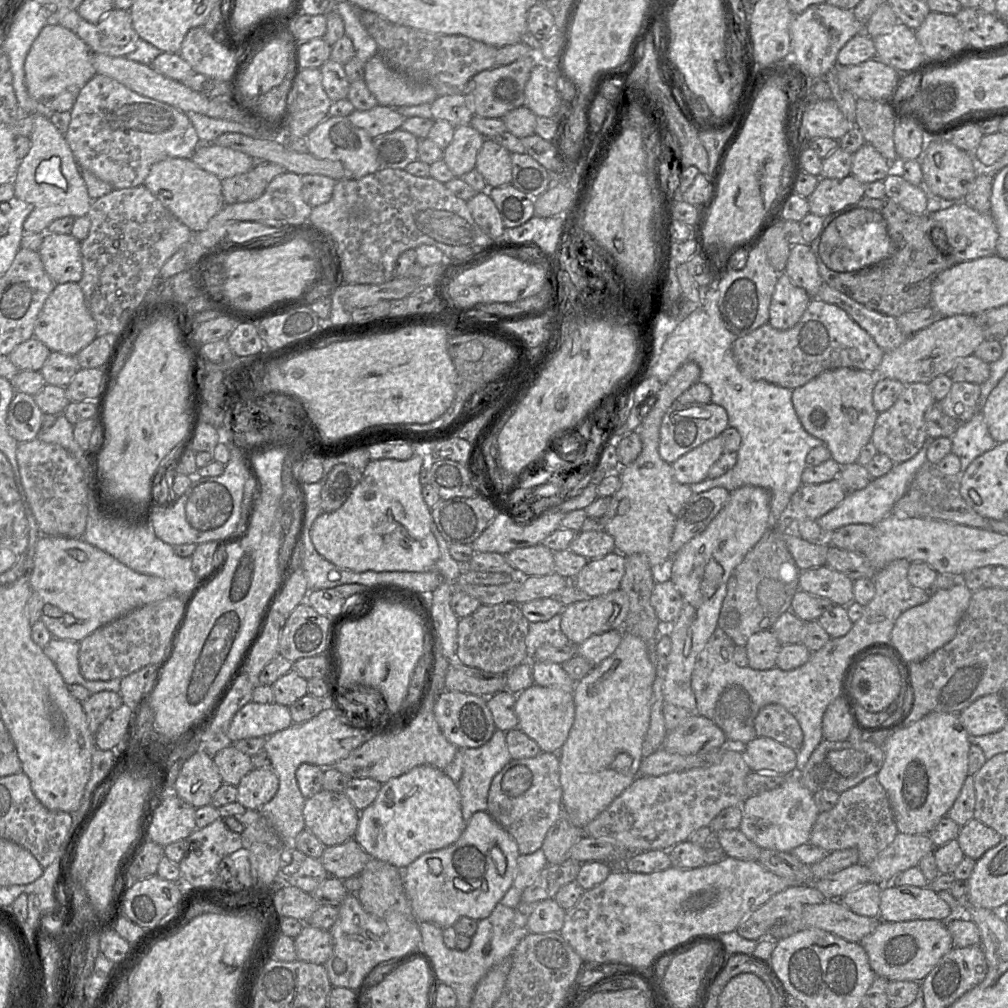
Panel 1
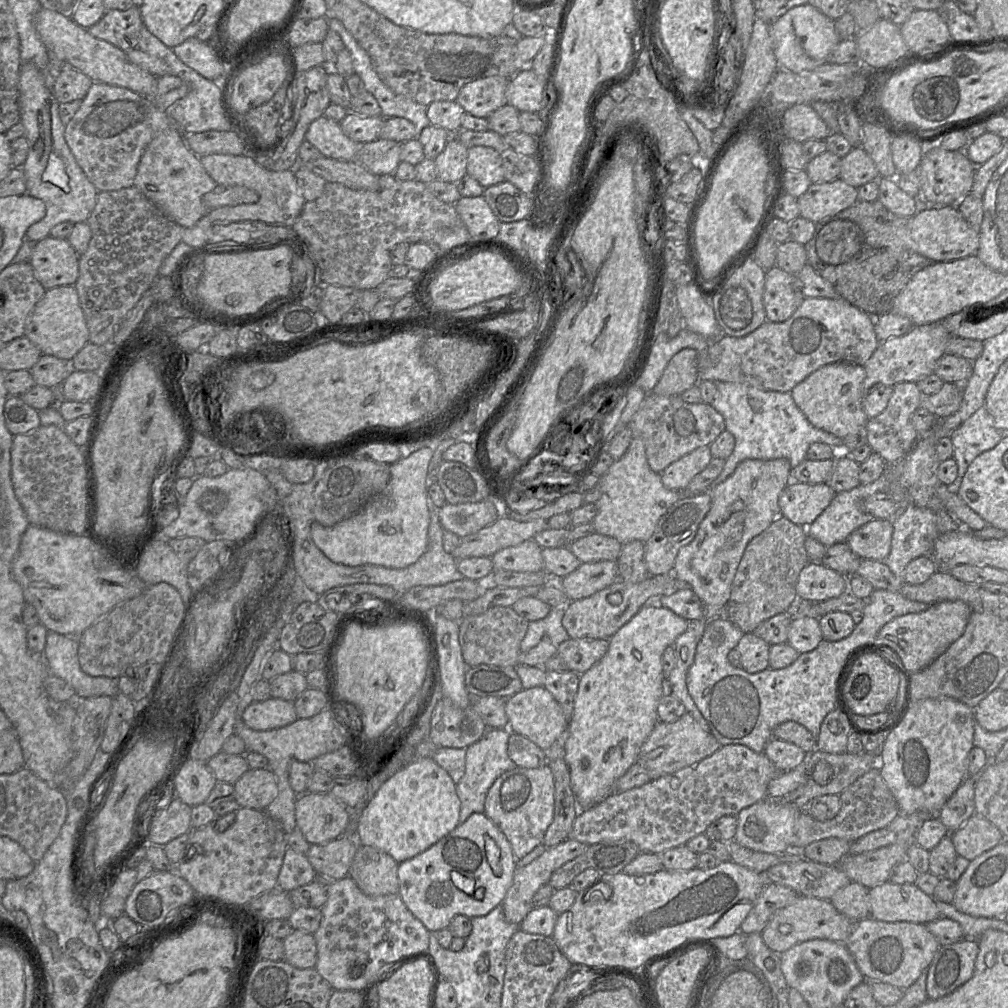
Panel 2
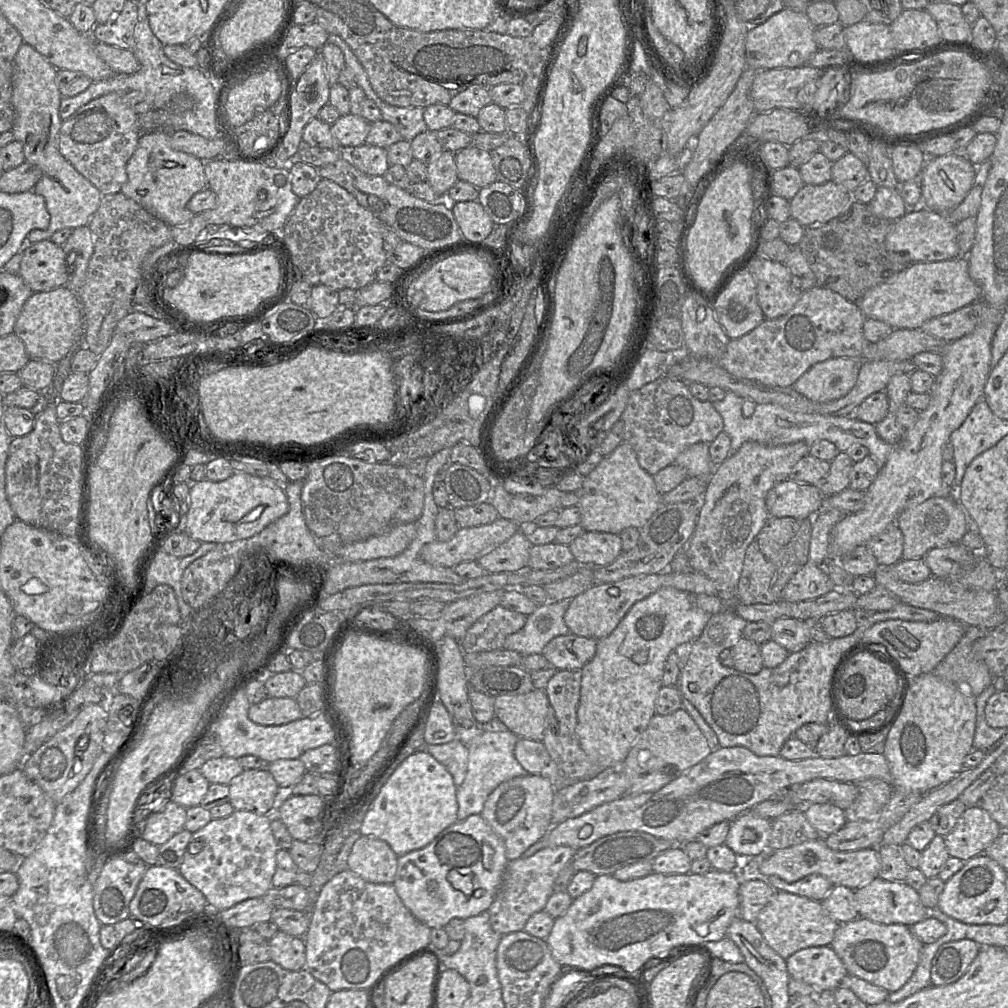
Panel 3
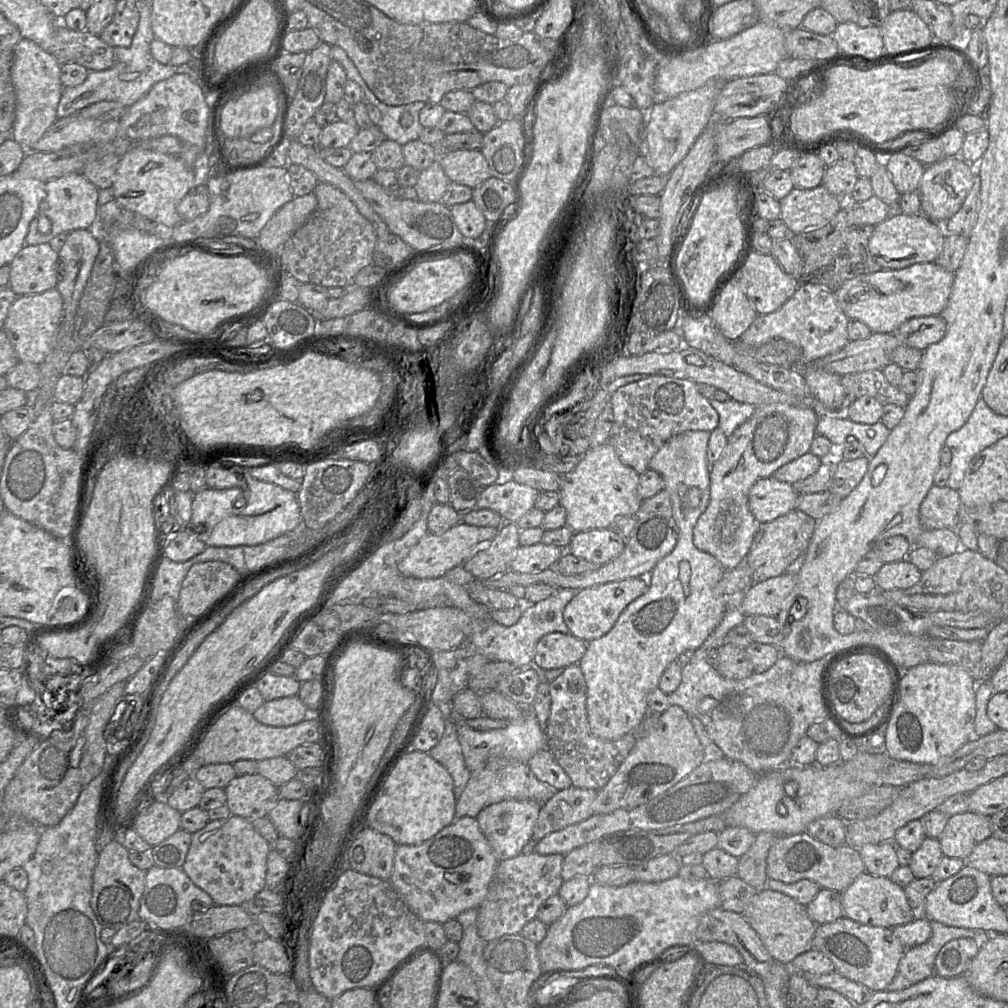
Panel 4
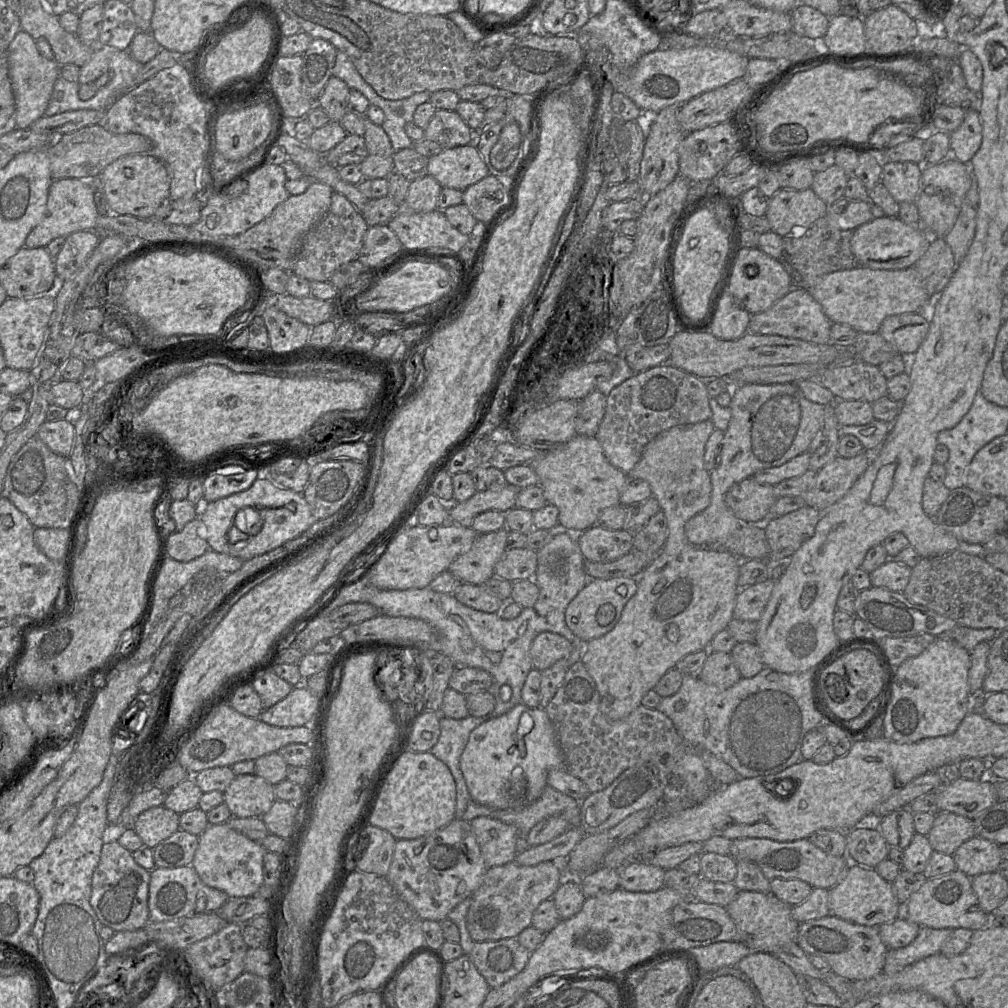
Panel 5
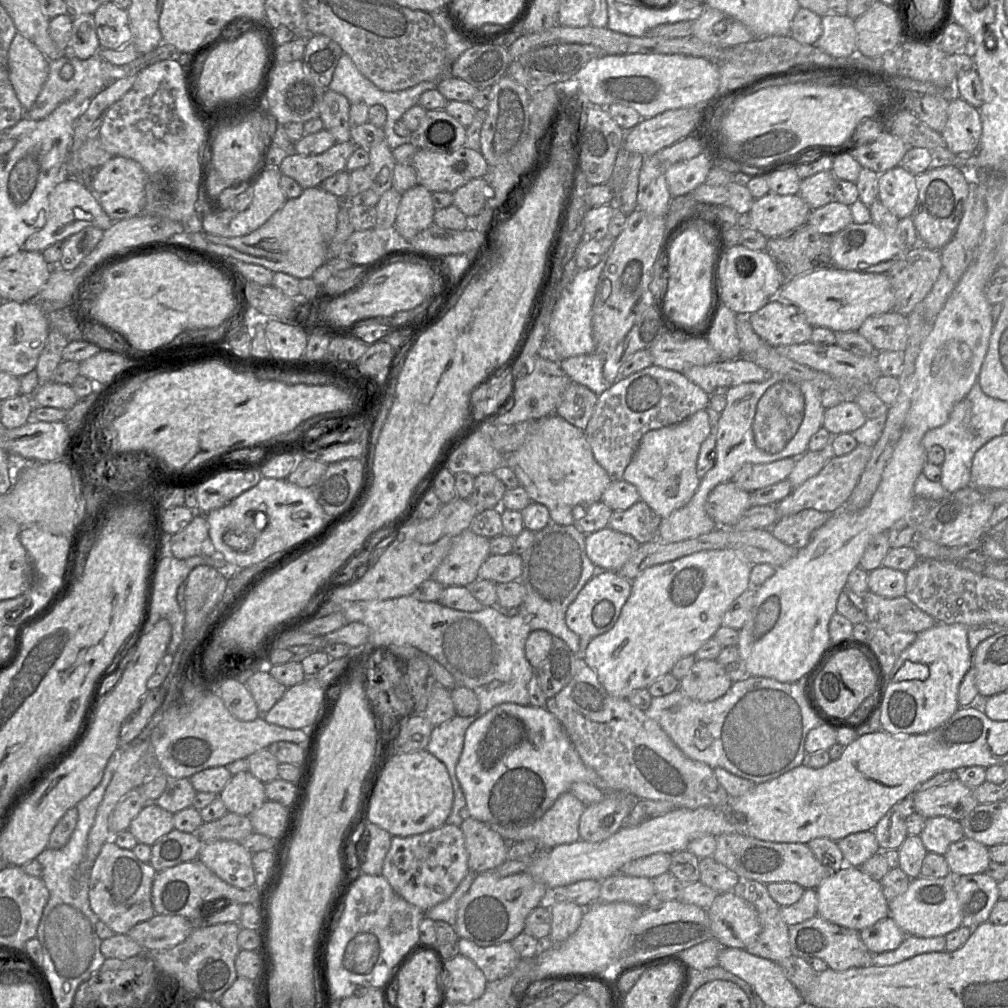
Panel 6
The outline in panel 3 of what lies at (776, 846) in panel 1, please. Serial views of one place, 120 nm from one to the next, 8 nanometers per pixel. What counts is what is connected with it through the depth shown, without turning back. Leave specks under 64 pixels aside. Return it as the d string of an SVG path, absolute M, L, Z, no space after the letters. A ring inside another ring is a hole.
M744 812L730 821L724 844L741 859L763 853L771 835L771 820Z

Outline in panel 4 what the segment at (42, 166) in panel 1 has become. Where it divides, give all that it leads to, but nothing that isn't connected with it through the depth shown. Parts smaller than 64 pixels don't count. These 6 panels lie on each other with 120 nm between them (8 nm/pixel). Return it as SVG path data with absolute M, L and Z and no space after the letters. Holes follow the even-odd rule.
M21 38L14 47L10 74L16 94L16 105L10 137L26 150L26 154L32 151L33 145L58 119L57 106L63 92L60 65L52 54L27 38ZM70 173L46 182L45 192L46 198L40 204L40 215L45 215L51 221L51 231L48 234L41 234L37 229L38 218L33 219L25 237L26 245L32 246L49 243L54 237L63 232L72 232L93 227L98 200L98 188L81 173Z

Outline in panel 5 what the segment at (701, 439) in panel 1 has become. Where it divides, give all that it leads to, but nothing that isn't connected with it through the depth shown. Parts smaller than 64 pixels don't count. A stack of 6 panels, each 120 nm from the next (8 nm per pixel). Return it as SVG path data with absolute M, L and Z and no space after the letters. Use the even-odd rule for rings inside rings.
M663 363L635 374L607 396L604 417L595 437L607 460L624 473L629 473L640 460L645 446L657 434L678 425L711 420L706 381Z

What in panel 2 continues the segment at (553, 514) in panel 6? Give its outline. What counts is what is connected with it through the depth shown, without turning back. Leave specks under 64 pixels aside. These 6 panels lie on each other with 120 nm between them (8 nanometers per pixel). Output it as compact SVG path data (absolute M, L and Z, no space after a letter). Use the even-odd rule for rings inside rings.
M640 437L632 439L624 455L600 476L598 484L601 497L595 502L597 514L590 523L596 533L614 537L621 544L632 540L647 541L654 533L659 519L684 495L683 492L667 489L662 483L661 473L650 468L645 445Z

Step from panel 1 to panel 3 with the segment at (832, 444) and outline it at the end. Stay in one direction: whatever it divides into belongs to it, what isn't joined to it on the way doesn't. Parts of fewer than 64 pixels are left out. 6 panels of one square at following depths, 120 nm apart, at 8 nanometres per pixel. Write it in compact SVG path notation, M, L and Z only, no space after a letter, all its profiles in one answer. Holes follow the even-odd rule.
M831 358L810 367L792 385L795 391L814 402L830 402L847 395L860 370L858 359Z

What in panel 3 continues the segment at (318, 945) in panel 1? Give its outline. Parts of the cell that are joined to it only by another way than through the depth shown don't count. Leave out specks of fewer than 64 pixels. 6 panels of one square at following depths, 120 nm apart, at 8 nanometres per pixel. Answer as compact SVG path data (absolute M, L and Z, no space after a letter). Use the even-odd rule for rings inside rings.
M278 931L270 940L270 960L289 971L305 968L306 948L303 937Z

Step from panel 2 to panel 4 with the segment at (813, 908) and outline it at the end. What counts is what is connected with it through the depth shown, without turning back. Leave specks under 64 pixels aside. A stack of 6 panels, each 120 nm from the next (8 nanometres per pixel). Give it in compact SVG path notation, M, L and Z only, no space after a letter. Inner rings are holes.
M767 888L759 889L750 899L742 915L776 962L790 966L795 957L813 949L817 924L809 917L806 906L781 892Z

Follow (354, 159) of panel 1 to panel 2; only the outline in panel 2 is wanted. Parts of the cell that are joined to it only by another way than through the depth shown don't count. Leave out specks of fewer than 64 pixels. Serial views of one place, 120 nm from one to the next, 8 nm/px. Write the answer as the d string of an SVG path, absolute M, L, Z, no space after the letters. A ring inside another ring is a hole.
M324 115L310 124L305 140L314 145L323 156L346 161L354 159L359 144L365 144L350 139L343 133L340 122Z

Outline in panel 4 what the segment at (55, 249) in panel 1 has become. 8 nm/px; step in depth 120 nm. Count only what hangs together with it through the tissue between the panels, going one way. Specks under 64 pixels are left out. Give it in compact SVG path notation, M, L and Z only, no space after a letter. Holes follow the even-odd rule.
M49 243L24 245L9 264L10 277L8 287L16 296L41 294L56 288L59 281L59 256Z

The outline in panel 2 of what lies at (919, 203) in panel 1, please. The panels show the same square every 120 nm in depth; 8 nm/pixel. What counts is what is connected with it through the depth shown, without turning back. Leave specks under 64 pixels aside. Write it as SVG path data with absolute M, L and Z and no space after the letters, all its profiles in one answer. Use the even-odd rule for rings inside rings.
M879 178L878 200L897 216L910 218L917 213L916 198L900 189L895 179Z

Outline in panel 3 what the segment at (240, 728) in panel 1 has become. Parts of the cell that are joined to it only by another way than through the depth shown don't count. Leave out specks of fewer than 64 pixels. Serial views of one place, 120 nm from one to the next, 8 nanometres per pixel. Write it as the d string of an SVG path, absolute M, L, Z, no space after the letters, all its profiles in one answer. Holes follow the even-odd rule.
M267 697L257 704L251 704L248 717L264 726L283 725L303 718L295 698Z

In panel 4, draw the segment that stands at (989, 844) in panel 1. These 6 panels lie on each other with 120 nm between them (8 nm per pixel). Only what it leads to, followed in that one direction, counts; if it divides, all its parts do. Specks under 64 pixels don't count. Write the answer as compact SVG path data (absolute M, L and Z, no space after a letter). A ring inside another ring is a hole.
M965 812L949 817L938 841L944 856L966 860L977 844L991 836L990 817Z

